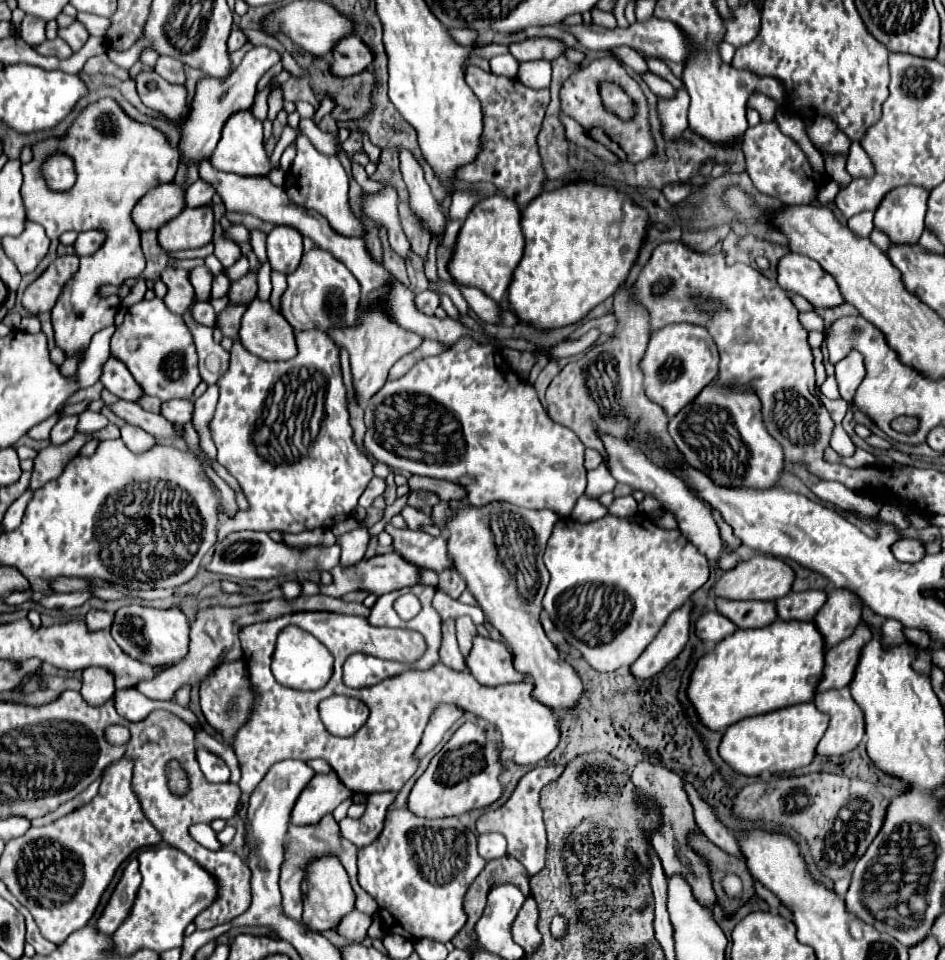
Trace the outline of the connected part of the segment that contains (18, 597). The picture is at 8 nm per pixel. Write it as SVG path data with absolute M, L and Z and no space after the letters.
M28 589L26 591L15 591L6 597L4 599L4 602L8 605L18 606L30 600L31 594L31 589Z

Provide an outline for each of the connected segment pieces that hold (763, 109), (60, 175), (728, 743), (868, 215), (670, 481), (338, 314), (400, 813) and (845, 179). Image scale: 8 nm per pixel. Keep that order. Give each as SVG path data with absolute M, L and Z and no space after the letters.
M754 94L754 96L750 96L748 106L756 108L756 110L760 112L760 116L762 116L764 122L768 122L770 118L774 118L774 116L776 116L776 110L778 110L776 100L772 100L772 98L764 96L764 94Z
M50 154L42 164L42 176L50 190L70 190L76 182L74 160L68 154Z
M812 702L788 706L786 710L778 710L774 714L762 714L758 718L744 718L730 726L718 752L722 760L742 776L760 776L762 772L780 774L792 772L802 766L808 766L816 756L816 744L824 736L828 728L828 716L818 712Z
M862 212L856 214L854 218L848 220L848 228L858 236L858 238L870 238L874 224L872 224L872 212Z
M602 436L604 440L604 446L610 454L610 474L622 482L622 484L630 484L634 490L642 490L644 494L652 494L664 510L672 512L676 516L676 522L678 522L678 530L710 560L714 562L720 552L722 552L722 540L720 540L720 534L718 534L718 526L716 522L712 520L712 514L710 510L698 500L692 496L692 492L684 486L684 482L680 478L676 478L674 474L654 466L642 452L634 450L630 444L622 442L620 438L610 438L610 436Z
M314 248L302 256L298 270L288 278L288 288L282 294L282 314L296 330L328 330L338 326L352 326L356 308L360 304L358 280L326 250Z
M400 808L388 810L380 836L366 848L358 850L358 884L376 900L378 916L386 932L412 942L430 938L446 944L466 924L462 900L484 866L486 862L476 852L476 834L462 826L458 818L428 820L414 816L408 808Z
M824 156L824 164L826 164L826 172L828 176L840 186L840 190L844 190L850 184L850 174L846 172L846 158L844 156Z

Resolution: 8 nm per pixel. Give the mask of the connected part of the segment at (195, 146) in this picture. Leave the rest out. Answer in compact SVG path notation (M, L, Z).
M256 46L244 56L242 64L236 68L236 72L226 82L218 82L216 78L200 78L196 82L196 92L194 92L192 102L190 102L190 112L184 116L184 122L182 122L180 150L184 156L182 158L184 166L190 166L190 164L198 166L199 162L212 155L221 138L222 126L224 126L226 118L230 114L234 114L234 110L252 108L258 80L278 60L280 60L280 56L272 48Z

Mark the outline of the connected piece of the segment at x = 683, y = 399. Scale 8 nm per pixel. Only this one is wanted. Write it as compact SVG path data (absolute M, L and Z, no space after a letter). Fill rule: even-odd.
M688 322L668 324L650 334L648 348L640 360L640 370L644 374L646 396L672 418L716 378L718 350L706 328ZM666 362L670 362L670 366L666 366Z

